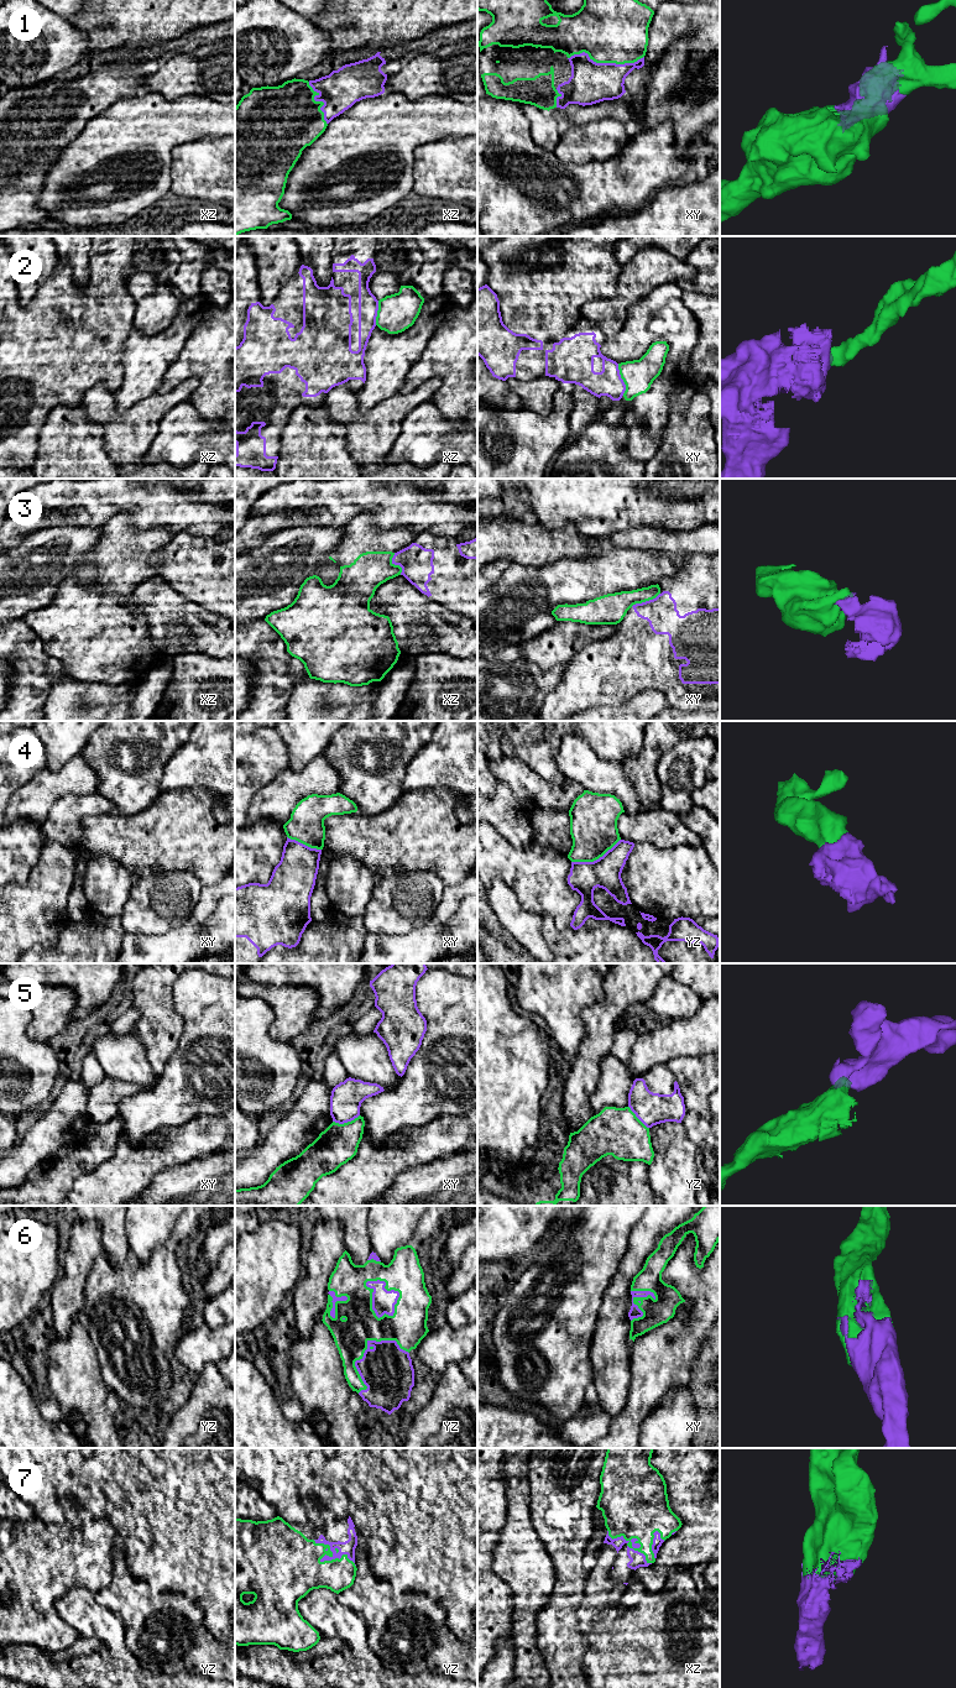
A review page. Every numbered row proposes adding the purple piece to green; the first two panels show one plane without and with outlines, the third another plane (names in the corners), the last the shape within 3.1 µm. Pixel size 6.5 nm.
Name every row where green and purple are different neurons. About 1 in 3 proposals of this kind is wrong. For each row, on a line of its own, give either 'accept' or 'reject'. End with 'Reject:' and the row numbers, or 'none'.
1: accept
2: reject
3: reject
4: reject
5: reject
6: accept
7: accept
Reject: 2, 3, 4, 5

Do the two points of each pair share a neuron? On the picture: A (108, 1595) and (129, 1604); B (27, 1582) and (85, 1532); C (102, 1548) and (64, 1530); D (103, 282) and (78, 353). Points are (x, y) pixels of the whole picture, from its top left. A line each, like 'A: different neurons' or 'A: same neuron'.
A: same neuron
B: same neuron
C: same neuron
D: same neuron

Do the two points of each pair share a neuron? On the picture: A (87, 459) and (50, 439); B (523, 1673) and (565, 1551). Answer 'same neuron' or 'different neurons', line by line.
A: same neuron
B: different neurons

